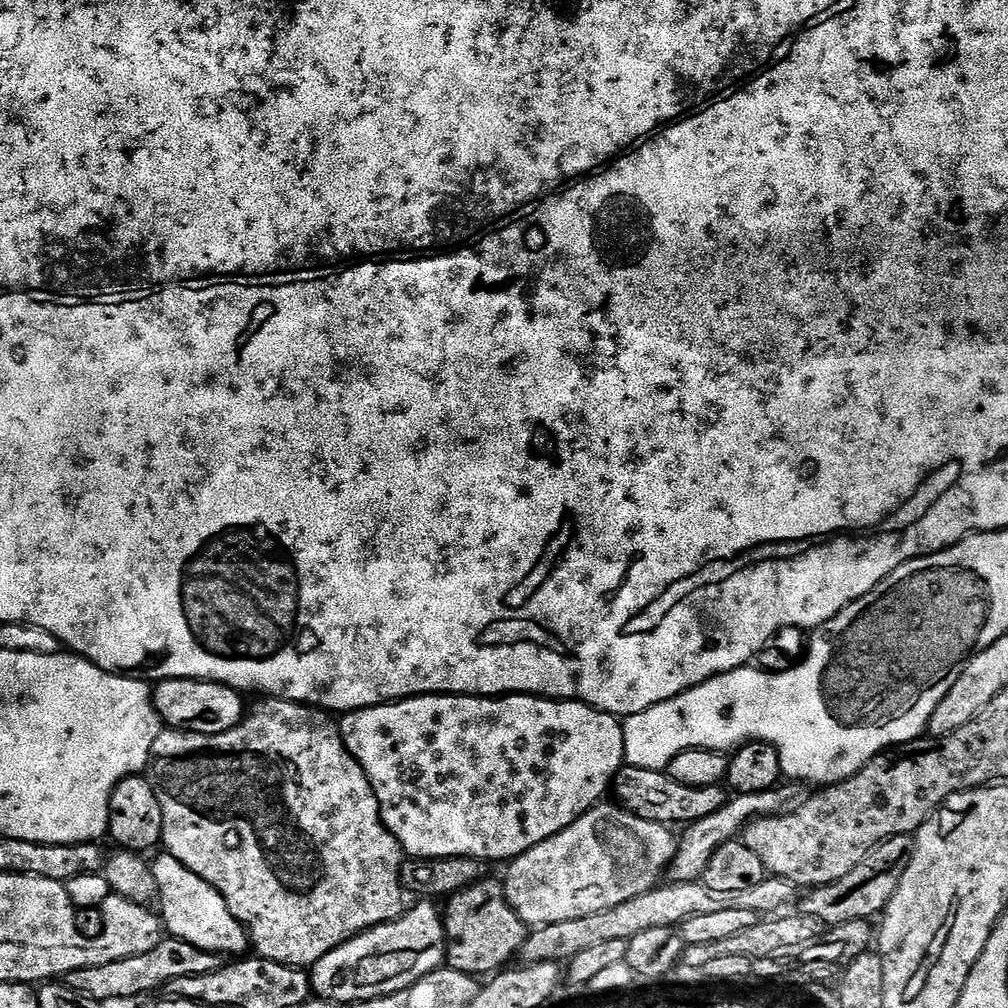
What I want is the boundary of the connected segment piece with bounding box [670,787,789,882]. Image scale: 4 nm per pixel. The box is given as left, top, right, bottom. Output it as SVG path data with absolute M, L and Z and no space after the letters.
M775 787L762 794L733 795L728 803L722 806L722 810L710 814L710 818L702 818L687 825L683 829L684 837L682 835L679 837L676 856L670 865L671 879L675 882L699 881L718 846L737 839L751 820L756 820L759 816L779 816L789 807L787 794L780 791L779 787Z

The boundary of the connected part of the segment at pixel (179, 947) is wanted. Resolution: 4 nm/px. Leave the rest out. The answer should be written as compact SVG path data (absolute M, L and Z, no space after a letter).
M161 938L154 950L146 950L146 954L137 957L122 958L120 961L106 965L90 966L82 970L74 970L66 977L67 984L74 990L90 994L96 1000L128 1000L131 996L140 996L143 992L152 992L155 988L163 989L174 978L190 978L198 974L210 974L223 968L225 957L219 952L207 952L198 946L190 946L190 942L175 938Z

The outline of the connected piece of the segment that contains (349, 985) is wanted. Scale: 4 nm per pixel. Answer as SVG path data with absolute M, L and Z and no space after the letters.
M416 902L399 918L330 950L330 954L310 969L313 993L319 999L333 1000L338 1006L350 1006L356 1000L373 1000L406 990L426 974L436 971L445 963L446 945L442 912L434 904Z

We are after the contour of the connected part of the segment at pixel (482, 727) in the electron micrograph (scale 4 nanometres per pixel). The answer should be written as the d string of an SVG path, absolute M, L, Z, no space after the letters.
M413 696L410 700L397 700L391 704L379 704L373 708L359 708L356 712L349 712L343 717L344 721L339 721L338 727L340 737L346 746L346 750L358 762L358 766L362 766L362 770L366 774L366 778L370 782L370 786L374 790L374 794L378 798L378 806L380 807L380 817L384 819L384 825L390 830L390 834L394 834L394 838L398 838L401 849L409 857L418 859L430 858L450 858L451 856L469 856L475 860L483 860L491 862L491 860L504 860L503 862L511 862L516 857L521 856L526 850L530 850L534 846L538 846L544 840L550 839L554 834L558 834L566 826L570 826L578 819L583 812L588 812L591 808L595 808L597 804L605 799L604 791L613 787L615 778L619 772L625 767L624 759L624 726L617 717L600 712L597 708L592 708L589 704L581 704L578 700L546 700L538 696L501 696L499 698L485 698L482 696Z

